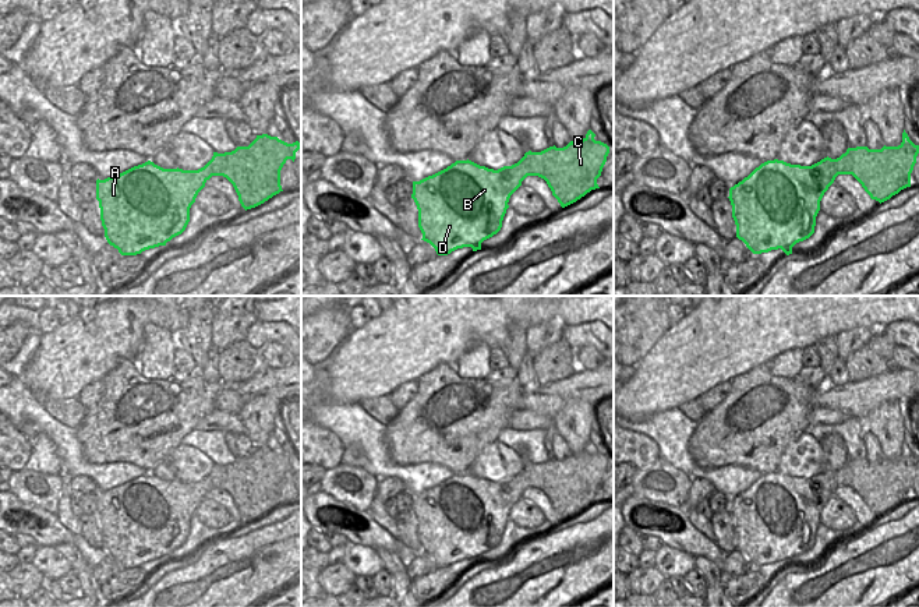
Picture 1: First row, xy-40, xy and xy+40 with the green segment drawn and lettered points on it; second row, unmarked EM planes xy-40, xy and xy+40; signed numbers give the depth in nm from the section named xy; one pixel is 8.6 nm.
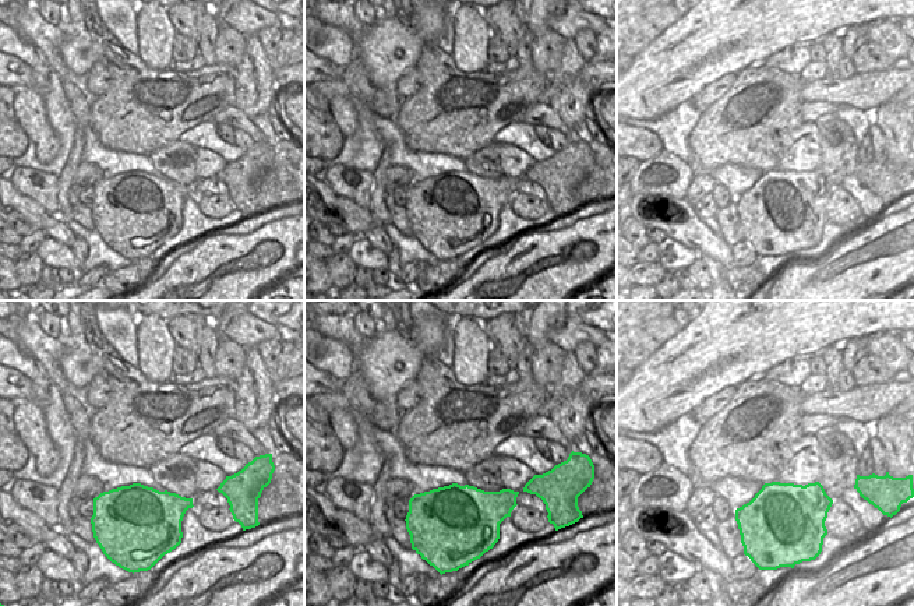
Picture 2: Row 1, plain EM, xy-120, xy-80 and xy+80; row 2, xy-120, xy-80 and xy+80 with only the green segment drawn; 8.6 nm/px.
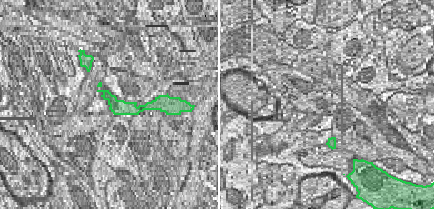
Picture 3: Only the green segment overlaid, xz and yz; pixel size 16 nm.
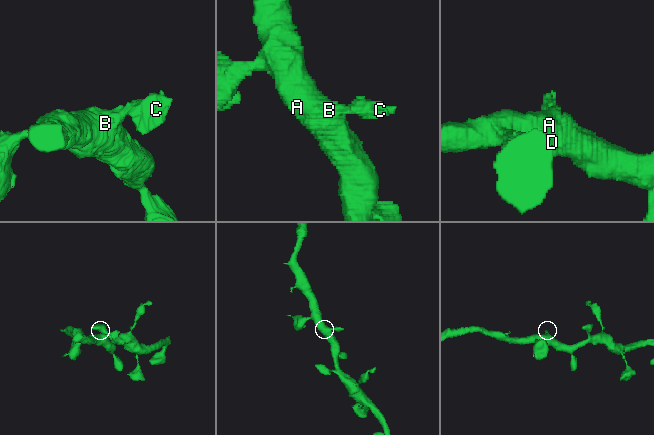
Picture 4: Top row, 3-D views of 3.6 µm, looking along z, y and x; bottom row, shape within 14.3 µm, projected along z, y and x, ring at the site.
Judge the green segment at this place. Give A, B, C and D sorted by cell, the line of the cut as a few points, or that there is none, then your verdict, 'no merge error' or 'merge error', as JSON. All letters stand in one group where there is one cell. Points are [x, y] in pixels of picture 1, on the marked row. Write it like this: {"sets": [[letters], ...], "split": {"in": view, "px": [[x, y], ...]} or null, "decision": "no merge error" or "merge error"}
{"sets": [["A", "B", "C", "D"]], "split": null, "decision": "no merge error"}

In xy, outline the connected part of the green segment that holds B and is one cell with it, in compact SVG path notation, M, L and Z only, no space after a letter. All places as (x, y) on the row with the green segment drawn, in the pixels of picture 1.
M588 130L577 142L570 141L563 148L554 145L541 152L529 151L517 163L498 170L469 159L456 160L432 176L413 181L411 198L418 209L421 240L430 243L438 255L448 255L463 247L471 247L473 251L481 250L481 243L501 230L509 198L527 176L544 179L562 208L576 202L591 190L600 188L597 179L607 162L609 147L595 141L594 137L595 134Z

